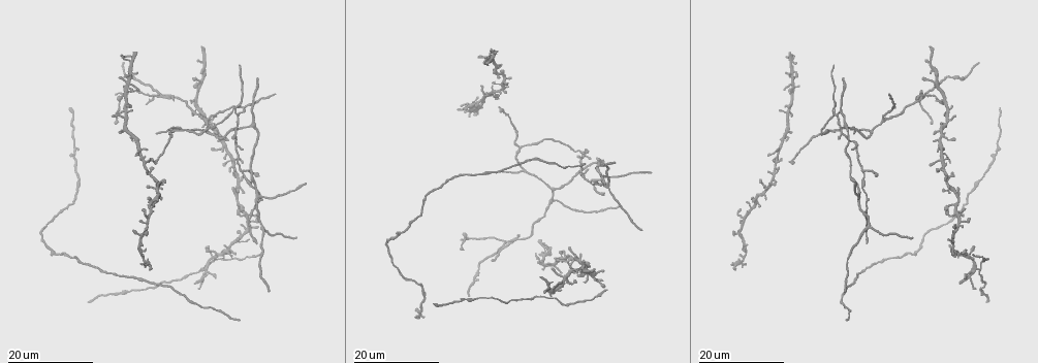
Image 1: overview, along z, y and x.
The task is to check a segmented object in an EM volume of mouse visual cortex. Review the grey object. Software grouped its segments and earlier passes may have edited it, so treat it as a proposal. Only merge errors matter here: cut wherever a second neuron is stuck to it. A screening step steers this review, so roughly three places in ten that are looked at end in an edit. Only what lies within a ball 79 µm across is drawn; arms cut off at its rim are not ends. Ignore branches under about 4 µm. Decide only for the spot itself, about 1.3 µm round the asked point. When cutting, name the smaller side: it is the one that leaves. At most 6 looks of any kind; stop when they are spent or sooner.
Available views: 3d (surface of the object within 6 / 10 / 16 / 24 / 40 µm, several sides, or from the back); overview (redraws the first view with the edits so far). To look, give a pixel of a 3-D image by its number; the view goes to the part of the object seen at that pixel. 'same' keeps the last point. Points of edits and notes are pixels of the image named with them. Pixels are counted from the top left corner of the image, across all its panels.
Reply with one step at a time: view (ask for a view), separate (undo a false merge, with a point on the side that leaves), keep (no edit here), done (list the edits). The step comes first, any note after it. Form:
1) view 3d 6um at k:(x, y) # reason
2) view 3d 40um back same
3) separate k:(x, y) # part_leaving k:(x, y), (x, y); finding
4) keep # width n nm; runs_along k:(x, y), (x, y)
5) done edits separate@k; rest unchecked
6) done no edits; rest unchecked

view 3d 24um at 1:(943, 101) # a fork

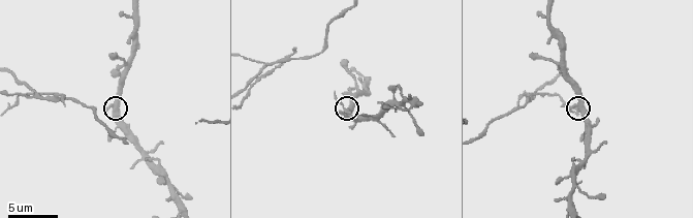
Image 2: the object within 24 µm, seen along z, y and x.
view 3d 10um at 2:(116, 105)

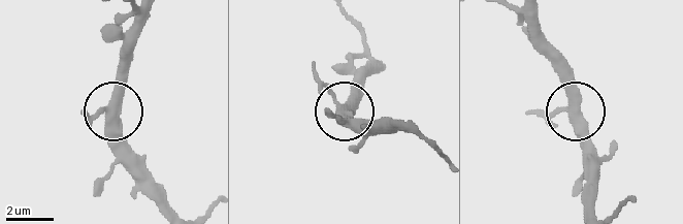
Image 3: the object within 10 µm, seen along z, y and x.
keep # side_arm 14 um; continuous, no second neuron

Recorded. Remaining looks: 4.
view 3d 16um at 1:(553, 201) # a fork

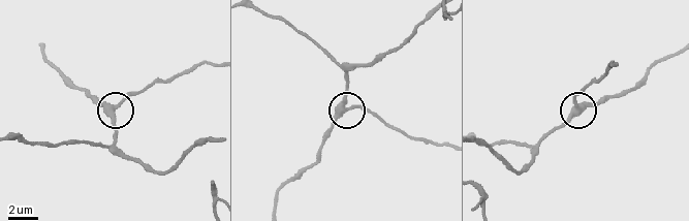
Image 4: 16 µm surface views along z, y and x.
view 3d 6um at 4:(113, 106)

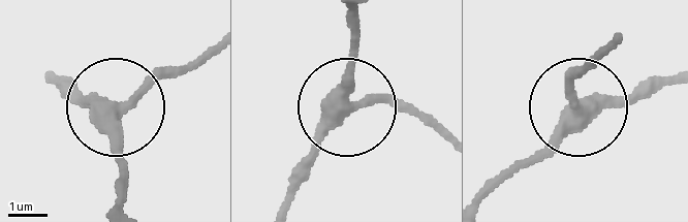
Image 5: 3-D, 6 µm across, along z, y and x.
view 3d 6um back at 5:(581, 109)

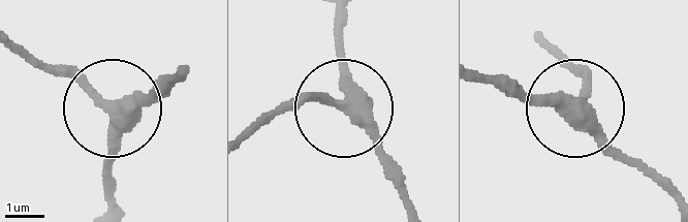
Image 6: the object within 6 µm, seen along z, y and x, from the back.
keep # side_arm 20 um; runs_along 6:(102, 201), (108, 116), (27, 57); continuous, no second neuron

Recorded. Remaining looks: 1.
done no edits; rest unchecked

